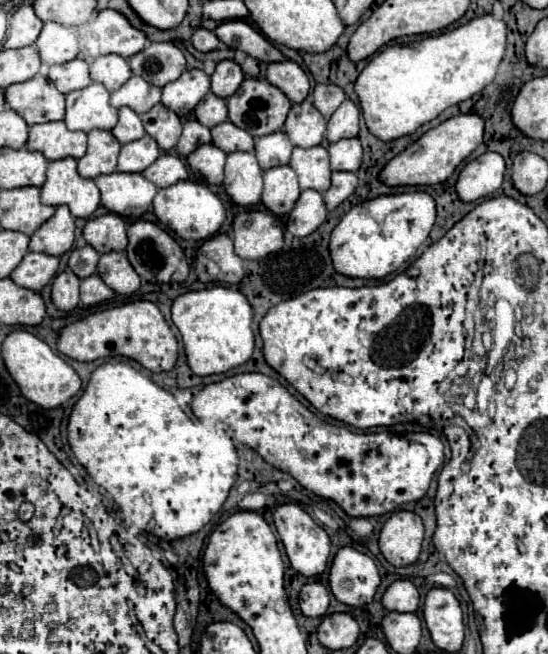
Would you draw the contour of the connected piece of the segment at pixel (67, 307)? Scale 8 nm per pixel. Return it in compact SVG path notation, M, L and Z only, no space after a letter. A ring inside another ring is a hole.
M72 271L56 275L52 283L52 303L60 311L72 311L78 305L78 287L80 279Z

